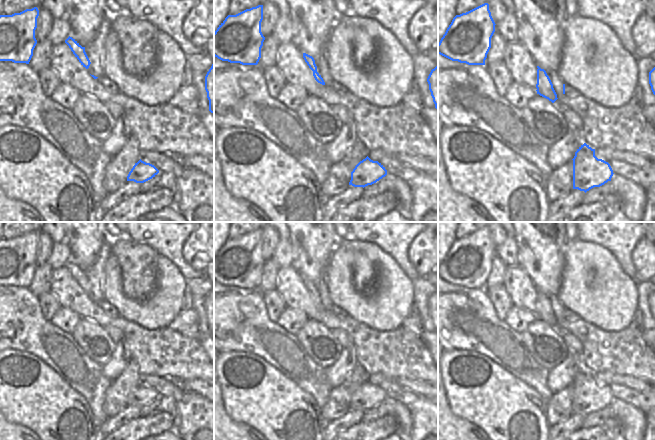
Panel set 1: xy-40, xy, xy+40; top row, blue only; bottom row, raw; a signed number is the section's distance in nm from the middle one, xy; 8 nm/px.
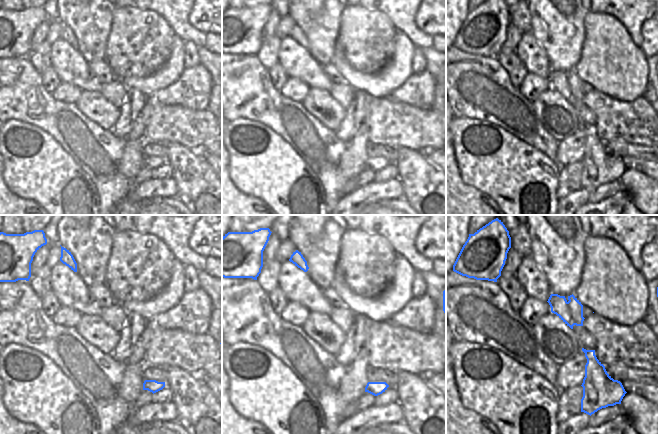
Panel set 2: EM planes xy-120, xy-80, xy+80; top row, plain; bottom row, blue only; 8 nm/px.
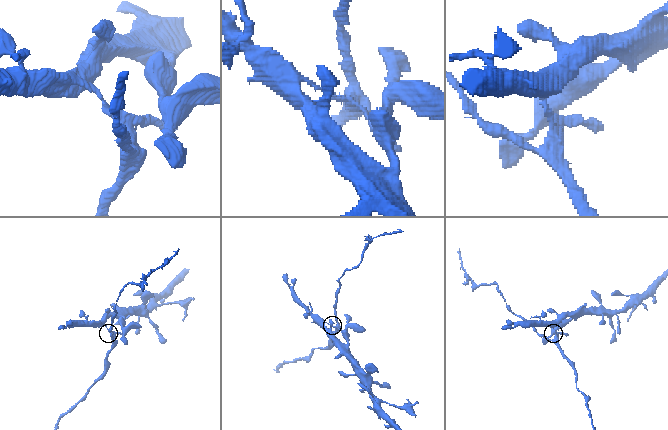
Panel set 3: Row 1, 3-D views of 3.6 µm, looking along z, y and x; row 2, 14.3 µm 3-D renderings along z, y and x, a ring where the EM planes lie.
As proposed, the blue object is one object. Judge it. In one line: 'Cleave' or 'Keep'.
Cleave.

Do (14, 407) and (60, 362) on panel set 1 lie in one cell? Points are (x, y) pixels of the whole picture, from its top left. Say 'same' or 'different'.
different

